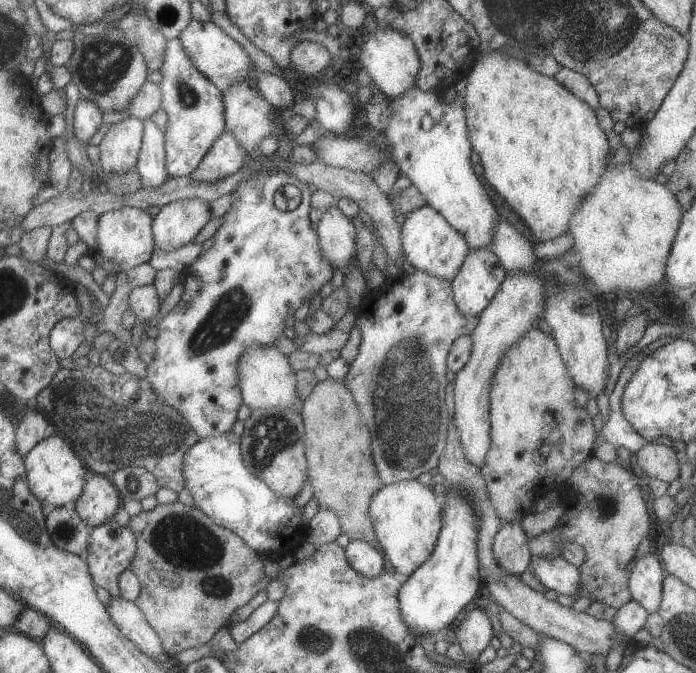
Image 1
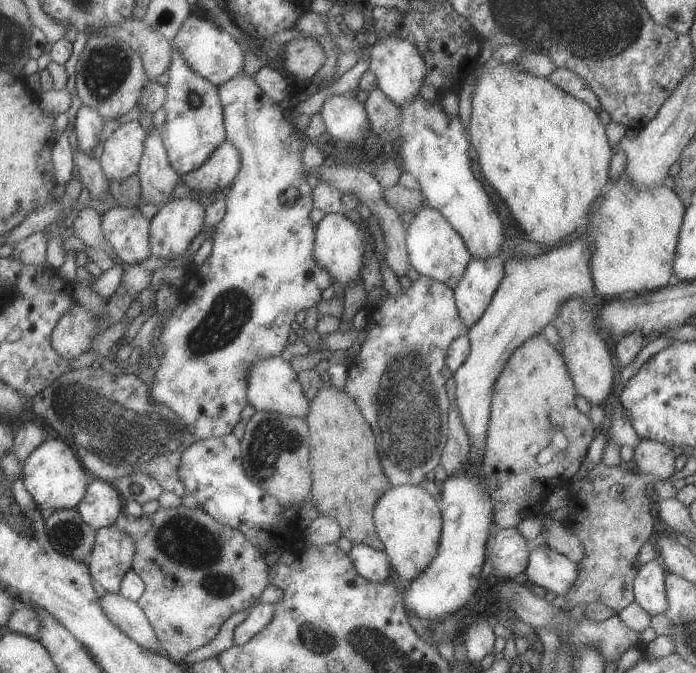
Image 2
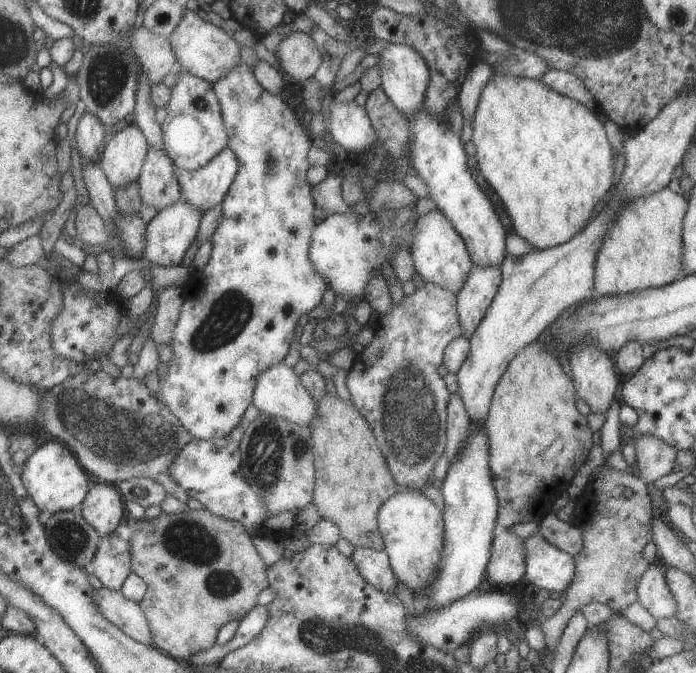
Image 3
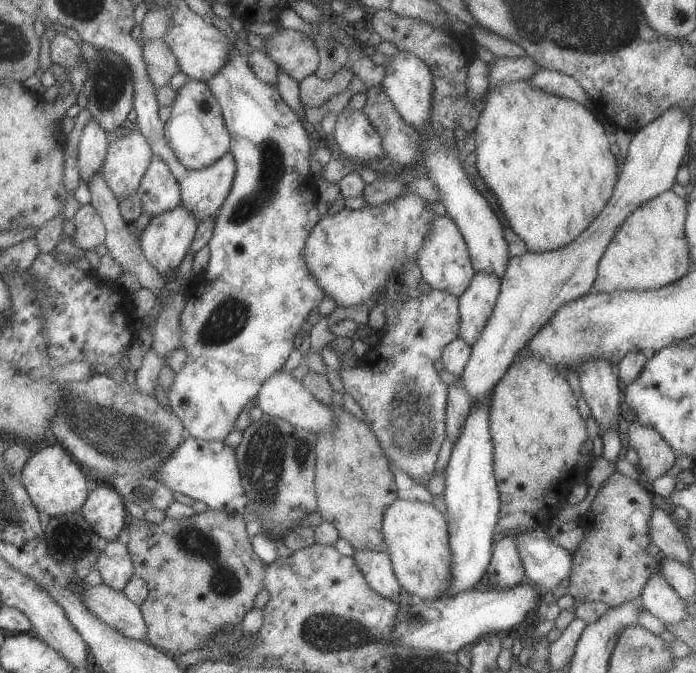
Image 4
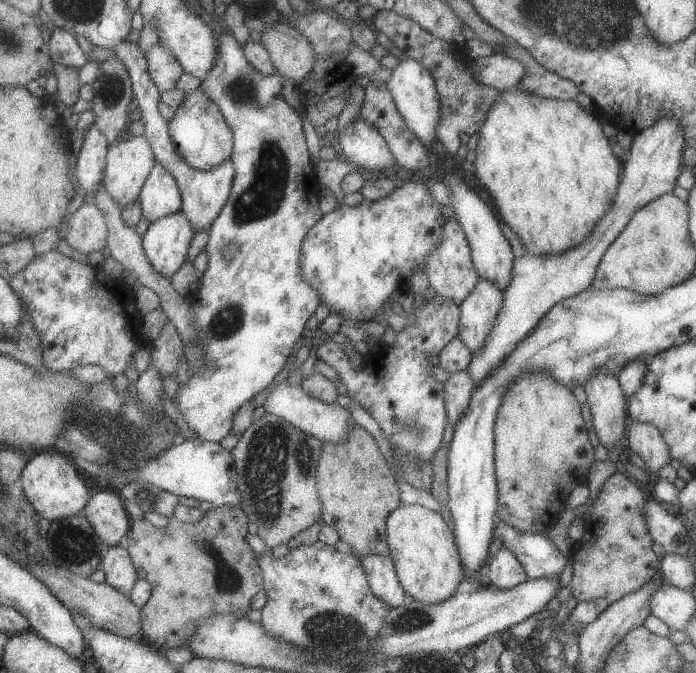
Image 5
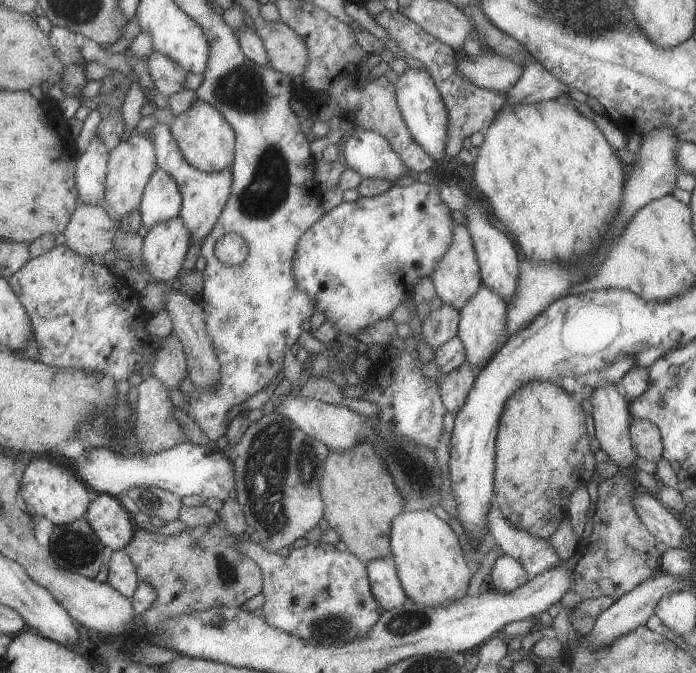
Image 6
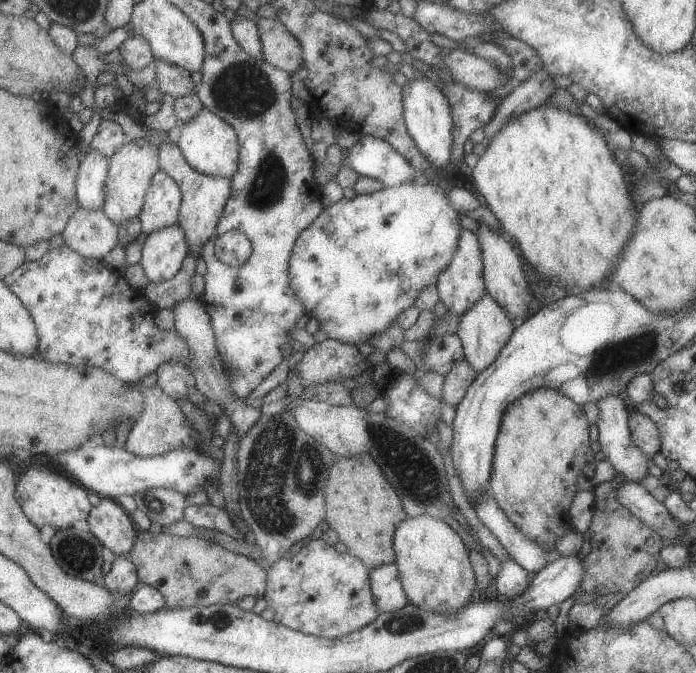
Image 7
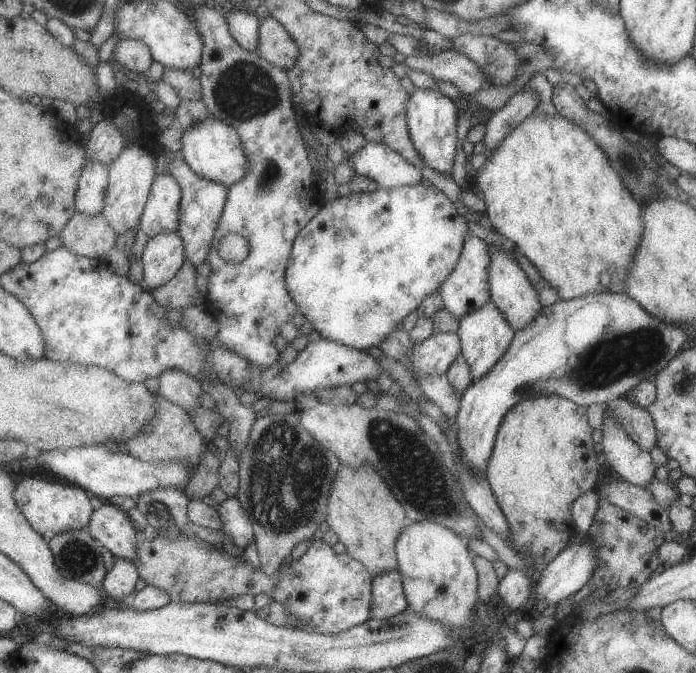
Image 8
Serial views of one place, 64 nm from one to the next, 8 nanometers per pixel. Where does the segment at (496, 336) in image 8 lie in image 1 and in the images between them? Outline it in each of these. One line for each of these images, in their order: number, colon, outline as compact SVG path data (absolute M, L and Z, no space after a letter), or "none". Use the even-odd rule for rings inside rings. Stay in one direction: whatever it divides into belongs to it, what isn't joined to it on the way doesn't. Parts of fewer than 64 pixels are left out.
1: M489 248L469 250L451 280L457 310L465 316L481 314L499 292L505 278L507 274Z
2: M501 256L469 258L461 278L453 286L455 308L467 328L481 318L497 286L501 284L505 274L503 264L505 260Z
3: M471 266L457 296L457 314L463 338L469 340L483 314L489 310L501 284L501 266Z
4: M475 272L465 292L457 298L459 302L459 338L465 344L473 344L473 340L481 334L485 320L491 316L493 304L497 300L501 288L501 280L489 272Z
5: M479 278L473 290L459 302L459 340L471 356L481 348L485 336L493 328L493 320L501 308L501 292L489 280Z
6: M481 284L479 292L459 312L459 332L457 332L457 338L465 346L465 358L467 358L465 362L471 364L473 370L485 368L489 360L497 354L503 340L507 338L505 326L507 326L507 304L503 302L501 296L497 296L493 290Z
7: M487 292L483 296L479 296L479 300L461 314L459 328L457 328L457 338L459 338L461 346L463 346L463 360L475 372L475 376L495 360L495 356L507 344L513 330L515 330L515 324L509 322L505 310Z

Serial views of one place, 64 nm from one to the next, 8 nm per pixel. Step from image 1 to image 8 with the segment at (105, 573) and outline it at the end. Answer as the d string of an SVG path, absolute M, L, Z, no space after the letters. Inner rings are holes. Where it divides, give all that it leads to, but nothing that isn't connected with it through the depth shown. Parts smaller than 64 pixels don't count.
M117 558L113 568L105 574L101 586L103 586L103 596L113 598L117 602L125 602L125 596L135 594L135 584L139 580L139 574L133 566L133 562Z

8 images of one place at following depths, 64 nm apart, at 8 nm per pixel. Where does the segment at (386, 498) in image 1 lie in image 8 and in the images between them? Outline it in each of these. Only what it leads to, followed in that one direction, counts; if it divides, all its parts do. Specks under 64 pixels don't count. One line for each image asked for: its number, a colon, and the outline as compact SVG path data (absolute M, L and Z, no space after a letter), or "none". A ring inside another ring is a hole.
2: M403 484L385 490L373 504L371 514L377 538L381 540L383 552L389 558L389 566L397 572L397 576L411 582L437 554L443 526L439 504L421 486Z
3: M399 488L377 508L377 530L395 578L411 592L421 590L437 570L443 548L443 512L421 492Z
4: M393 500L385 506L381 516L381 534L387 546L387 556L399 586L421 600L439 600L451 586L449 582L449 544L447 524L443 514L433 506L419 500Z
5: M399 504L385 518L385 540L399 586L413 600L423 604L437 604L457 594L457 588L463 582L463 568L459 564L453 532L443 522L441 514L419 504Z
6: M403 512L391 520L389 544L397 566L397 576L407 598L427 608L449 606L467 596L467 584L473 576L457 536L433 512Z
7: M421 514L403 518L393 532L393 554L401 588L409 604L437 614L451 614L463 608L475 590L475 574L461 538L441 520Z
8: M431 520L411 522L395 540L395 556L409 610L437 620L439 624L453 628L453 632L463 632L465 636L471 630L473 622L469 618L475 612L475 602L479 600L477 572L465 540L453 530Z

